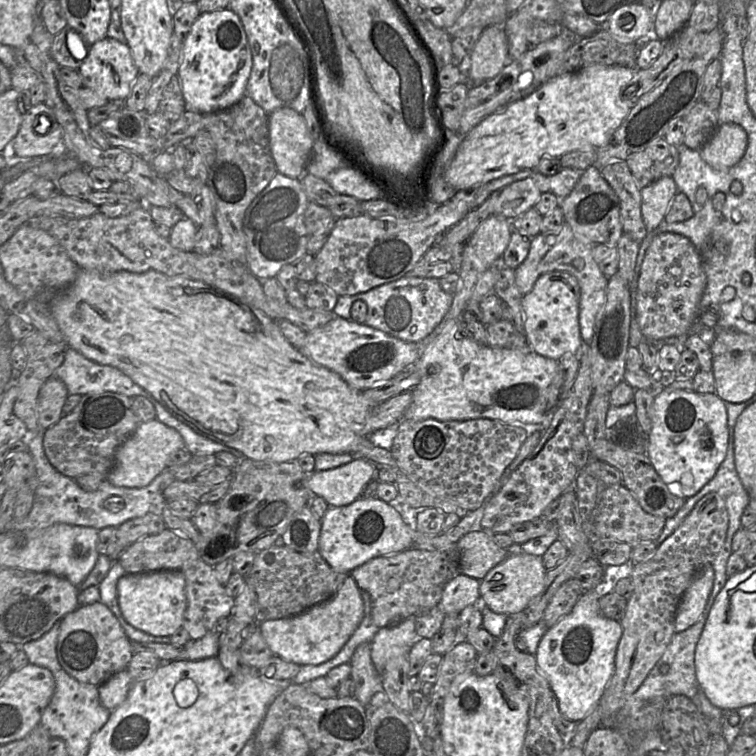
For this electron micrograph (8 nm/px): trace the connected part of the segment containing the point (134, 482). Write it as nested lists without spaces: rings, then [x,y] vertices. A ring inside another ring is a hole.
[[[157,419],[140,423],[135,432],[117,448],[113,468],[104,480],[117,487],[146,487],[167,469],[171,455],[184,448],[184,440],[177,430]]]

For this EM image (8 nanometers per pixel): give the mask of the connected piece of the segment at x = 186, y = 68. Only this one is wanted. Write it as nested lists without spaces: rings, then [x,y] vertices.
[[[231,9],[200,14],[183,42],[177,74],[186,108],[201,114],[230,108],[246,94],[251,70],[252,53],[240,18]]]

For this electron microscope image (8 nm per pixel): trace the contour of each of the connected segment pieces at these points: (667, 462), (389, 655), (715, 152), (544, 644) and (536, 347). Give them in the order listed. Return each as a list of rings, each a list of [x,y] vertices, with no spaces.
[[[664,390],[655,397],[647,454],[659,476],[678,496],[694,496],[715,476],[726,457],[728,440],[727,407],[716,393]]]
[[[415,616],[393,626],[380,628],[371,642],[371,659],[382,675],[388,661],[400,655],[408,655],[413,645],[424,637],[416,633]]]
[[[735,123],[720,124],[699,150],[703,160],[718,170],[727,170],[744,156],[748,146],[745,129]]]
[[[602,590],[584,591],[572,611],[547,629],[536,656],[537,667],[546,677],[561,713],[579,722],[595,708],[615,669],[623,628],[620,621],[603,616],[599,608]]]
[[[551,271],[541,275],[533,289],[522,298],[525,335],[531,349],[542,356],[559,360],[566,353],[580,353],[581,337],[580,287],[578,280],[566,271]]]

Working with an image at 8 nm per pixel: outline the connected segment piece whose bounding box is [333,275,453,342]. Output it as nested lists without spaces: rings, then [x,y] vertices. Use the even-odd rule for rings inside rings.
[[[405,275],[366,292],[338,296],[333,309],[334,316],[352,320],[350,308],[356,300],[361,300],[367,305],[365,325],[406,342],[418,342],[430,334],[441,322],[451,307],[453,294],[441,288],[439,279]]]

